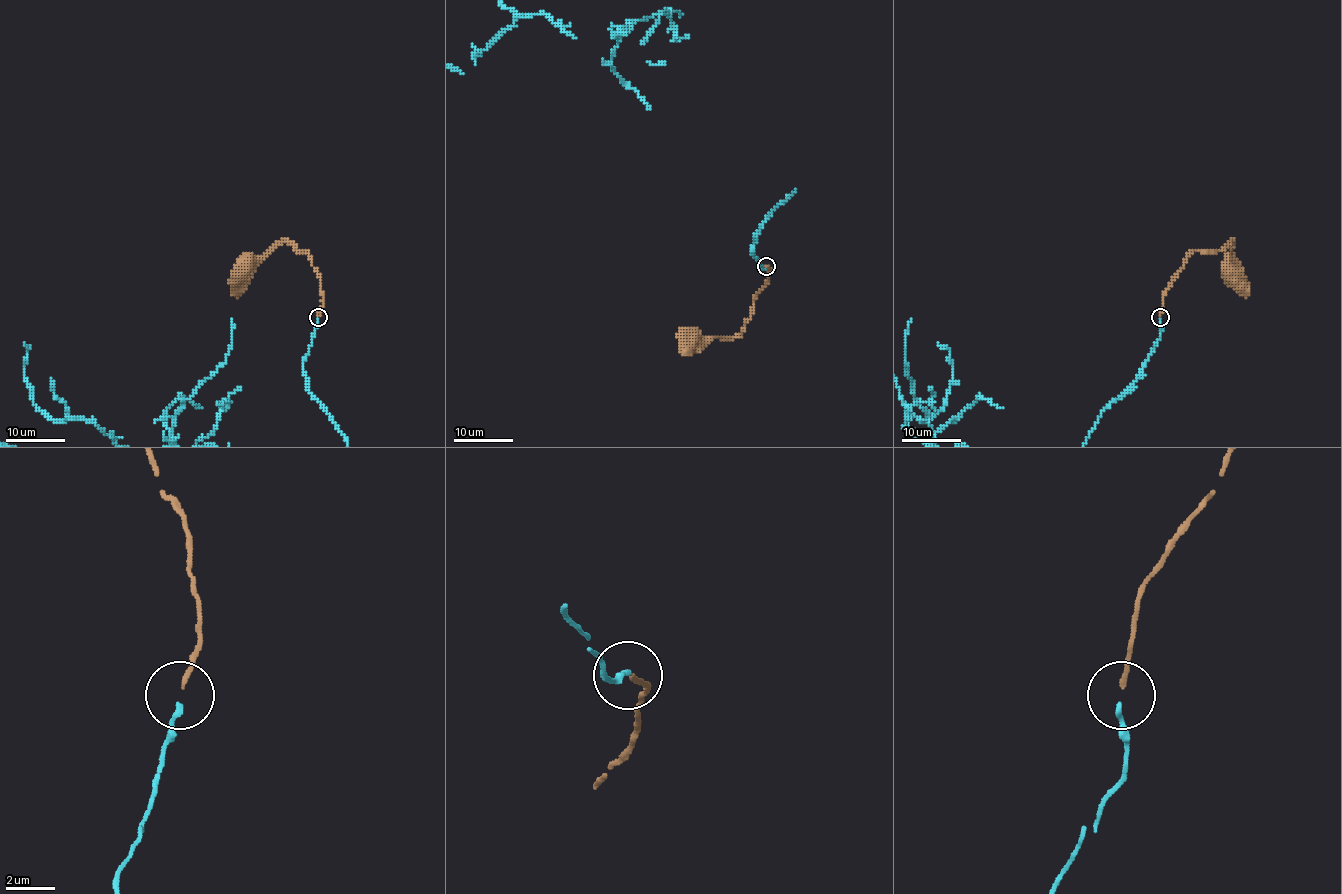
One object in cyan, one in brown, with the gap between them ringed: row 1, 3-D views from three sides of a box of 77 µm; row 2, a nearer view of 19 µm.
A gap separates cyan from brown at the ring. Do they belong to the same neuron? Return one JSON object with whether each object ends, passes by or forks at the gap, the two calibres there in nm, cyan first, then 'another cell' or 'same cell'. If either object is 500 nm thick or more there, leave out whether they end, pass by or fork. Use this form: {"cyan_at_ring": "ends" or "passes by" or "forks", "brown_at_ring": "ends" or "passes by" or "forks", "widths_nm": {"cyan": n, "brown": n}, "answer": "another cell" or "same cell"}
{"cyan_at_ring": "ends", "brown_at_ring": "ends", "widths_nm": {"cyan": 220, "brown": 200}, "answer": "same cell"}

